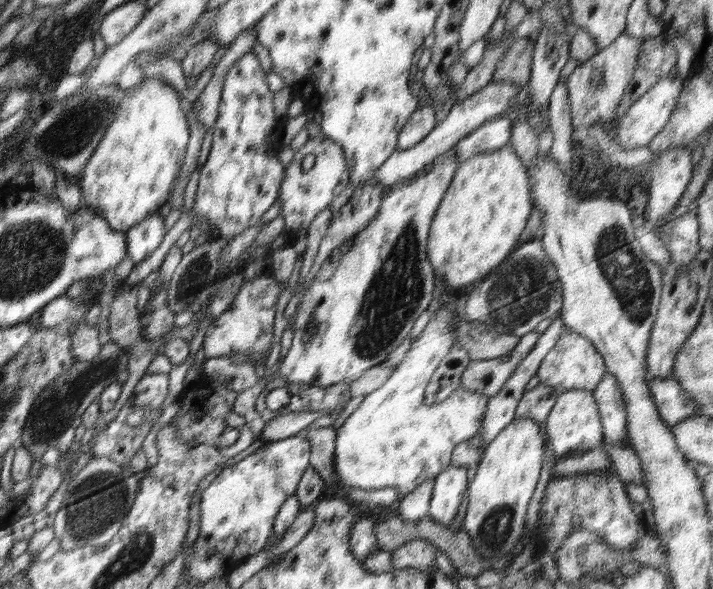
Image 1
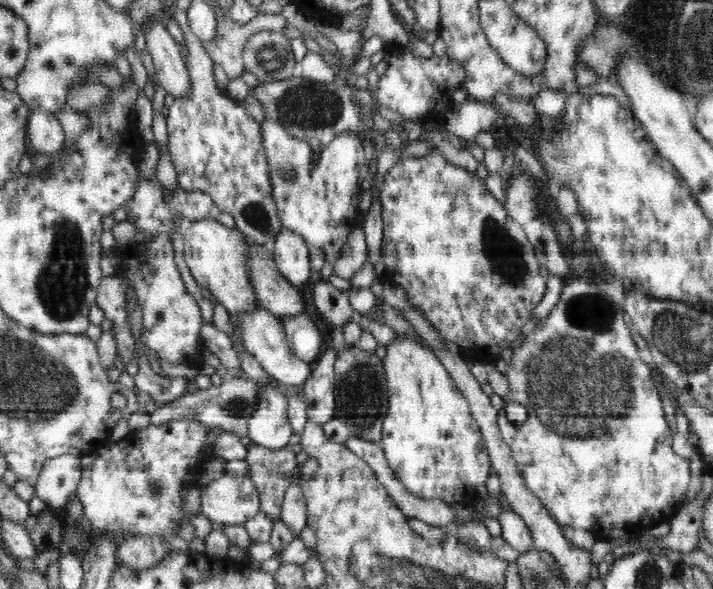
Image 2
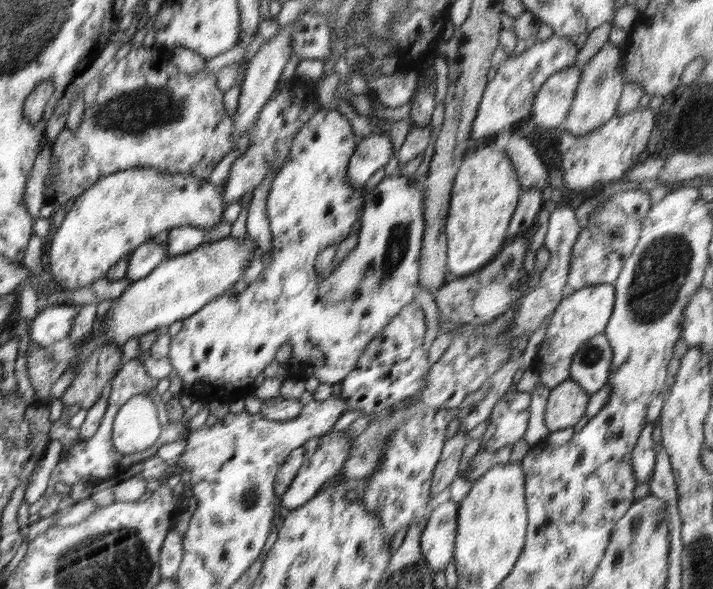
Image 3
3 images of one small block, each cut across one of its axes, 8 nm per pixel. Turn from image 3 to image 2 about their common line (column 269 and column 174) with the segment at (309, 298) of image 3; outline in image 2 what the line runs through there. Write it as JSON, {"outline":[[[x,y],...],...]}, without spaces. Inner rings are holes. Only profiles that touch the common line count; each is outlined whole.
{"outline":[[[155,170],[152,180],[146,180],[140,176],[134,196],[126,203],[126,220],[134,224],[139,231],[151,232],[152,239],[149,242],[134,241],[128,250],[124,250],[119,255],[122,261],[118,265],[118,271],[114,276],[103,277],[100,281],[95,304],[103,310],[105,318],[112,322],[111,331],[114,332],[117,354],[120,355],[122,364],[128,364],[134,358],[138,359],[136,338],[132,335],[126,309],[126,294],[128,294],[126,290],[128,286],[133,286],[137,303],[142,308],[142,352],[145,352],[148,360],[165,360],[171,364],[192,364],[196,367],[202,360],[203,352],[202,340],[199,338],[202,313],[194,297],[186,290],[178,273],[176,263],[174,263],[170,233],[174,228],[175,219],[182,218],[189,223],[194,220],[212,218],[216,210],[214,201],[209,194],[198,190],[186,192],[179,186],[176,186],[172,194],[164,196]]]}

